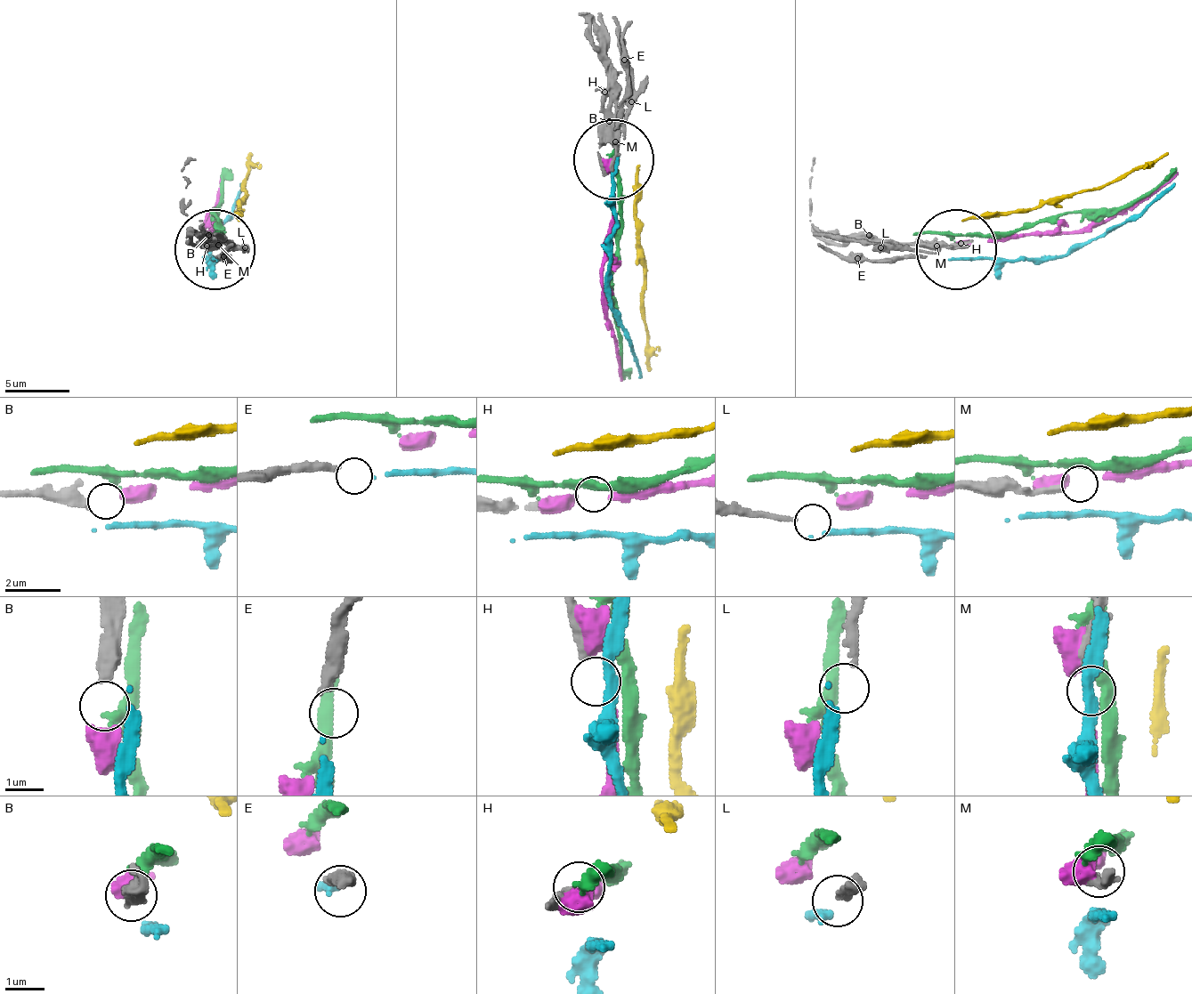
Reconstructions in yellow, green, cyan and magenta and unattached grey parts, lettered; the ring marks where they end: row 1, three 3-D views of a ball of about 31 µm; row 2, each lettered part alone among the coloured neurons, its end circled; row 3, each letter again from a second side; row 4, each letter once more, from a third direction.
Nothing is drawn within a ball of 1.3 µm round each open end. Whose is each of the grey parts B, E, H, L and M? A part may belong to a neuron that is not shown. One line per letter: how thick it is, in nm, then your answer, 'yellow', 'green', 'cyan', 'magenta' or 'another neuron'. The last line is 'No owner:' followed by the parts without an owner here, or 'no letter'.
B: calibre 280 nm; magenta
E: calibre 320 nm; cyan
H: calibre 240 nm; another neuron
L: calibre 180 nm; another neuron
M: calibre 240 nm; another neuron
No owner: H, L, M

